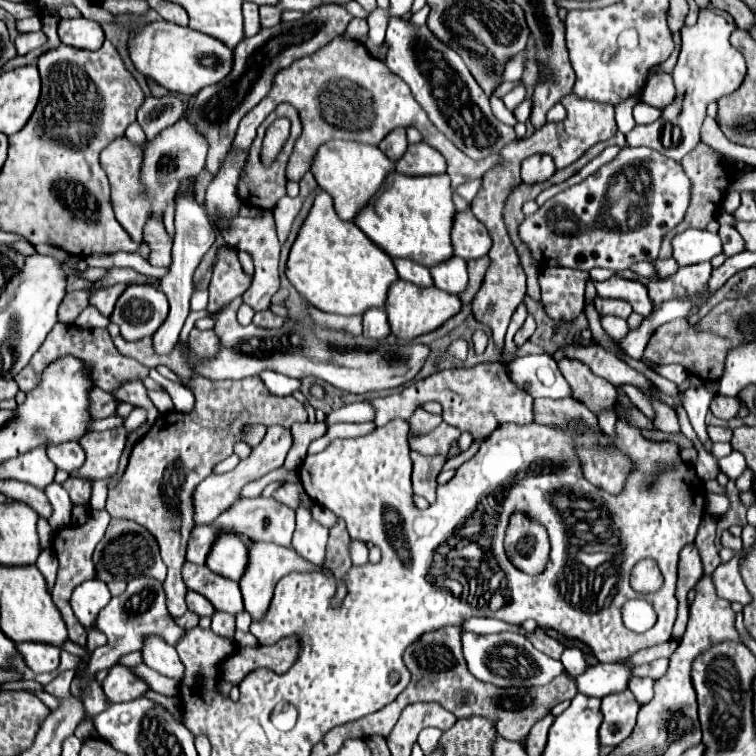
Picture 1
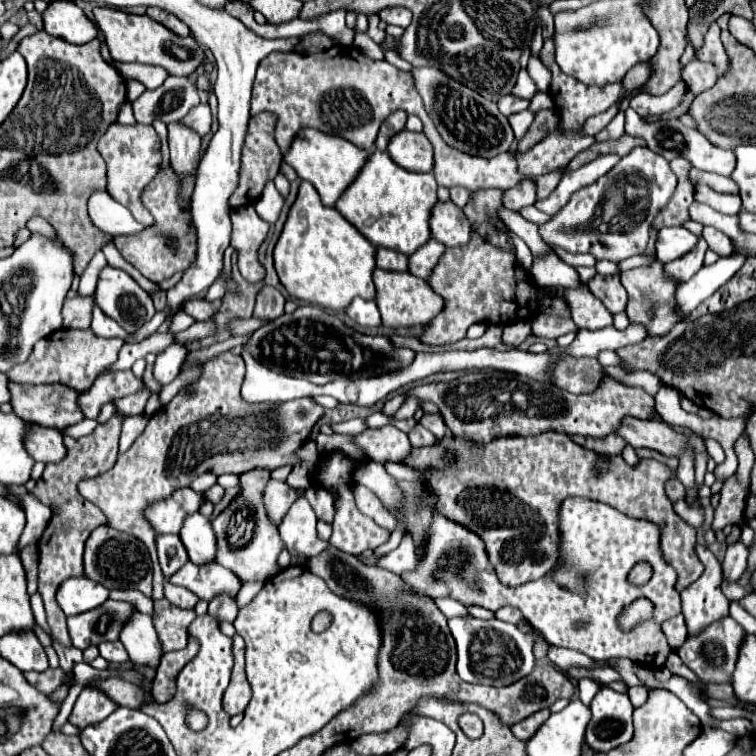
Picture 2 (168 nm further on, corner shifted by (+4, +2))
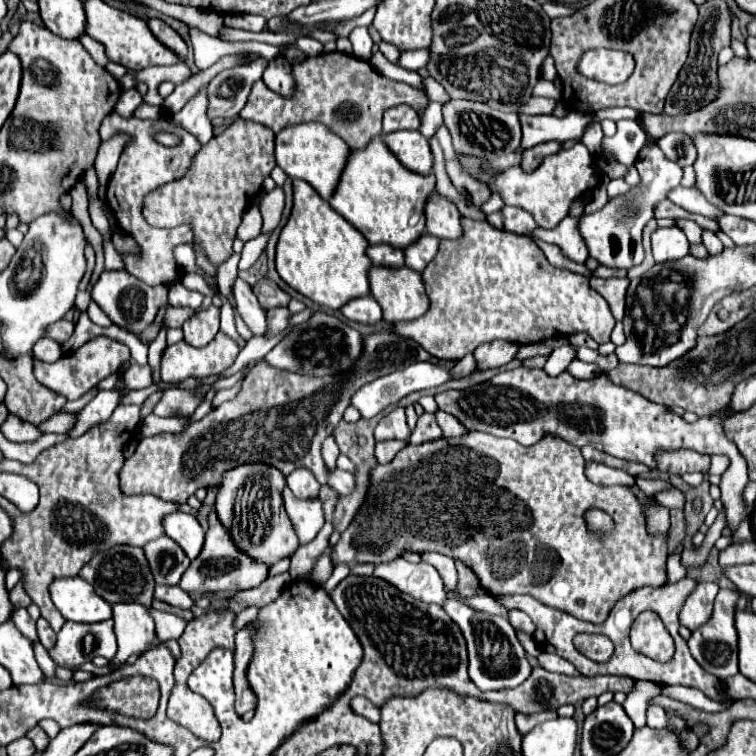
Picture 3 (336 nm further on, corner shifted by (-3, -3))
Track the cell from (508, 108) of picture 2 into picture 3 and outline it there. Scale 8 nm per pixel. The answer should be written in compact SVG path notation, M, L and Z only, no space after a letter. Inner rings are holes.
M531 97L525 107L521 107L521 113L525 115L549 115L555 109L555 99L547 97Z

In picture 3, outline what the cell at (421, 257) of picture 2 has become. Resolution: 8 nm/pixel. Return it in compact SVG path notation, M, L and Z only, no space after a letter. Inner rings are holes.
M423 233L415 243L403 249L405 265L415 271L423 271L425 265L437 255L437 247L439 247L439 239L429 233Z

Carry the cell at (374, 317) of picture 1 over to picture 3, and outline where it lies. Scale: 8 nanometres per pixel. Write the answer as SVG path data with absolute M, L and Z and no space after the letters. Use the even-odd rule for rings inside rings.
M371 295L351 299L349 303L345 303L341 307L341 313L347 319L361 321L361 323L375 323L375 321L381 319L381 307L379 307L379 303Z

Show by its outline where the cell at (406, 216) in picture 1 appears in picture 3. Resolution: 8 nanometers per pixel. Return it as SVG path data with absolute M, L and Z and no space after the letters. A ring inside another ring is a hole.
M375 135L363 149L351 149L329 203L355 229L359 229L371 245L389 243L405 249L425 231L423 205L433 191L435 175L419 175L403 167L385 141Z

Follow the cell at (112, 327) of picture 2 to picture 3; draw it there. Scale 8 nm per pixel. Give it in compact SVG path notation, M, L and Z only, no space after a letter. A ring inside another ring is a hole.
M95 301L89 303L87 315L89 315L89 319L91 319L95 325L101 325L101 327L109 327L109 325L111 325L111 319L101 311L101 307L97 307Z

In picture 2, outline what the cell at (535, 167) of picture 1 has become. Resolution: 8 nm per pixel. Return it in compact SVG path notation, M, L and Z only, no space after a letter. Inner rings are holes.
M524 178L520 184L504 192L504 208L508 210L520 210L534 202L536 202L536 182L530 178Z

